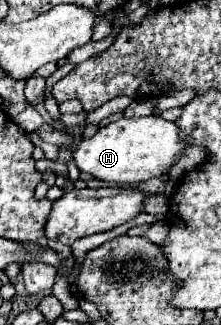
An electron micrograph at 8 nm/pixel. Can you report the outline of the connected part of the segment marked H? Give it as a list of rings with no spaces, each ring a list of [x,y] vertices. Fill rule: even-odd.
[[[158,115],[118,119],[106,127],[100,127],[94,137],[82,139],[72,149],[72,159],[82,173],[90,173],[102,181],[114,183],[138,183],[164,175],[176,157],[186,149],[180,143],[178,127],[172,121],[164,121]]]

